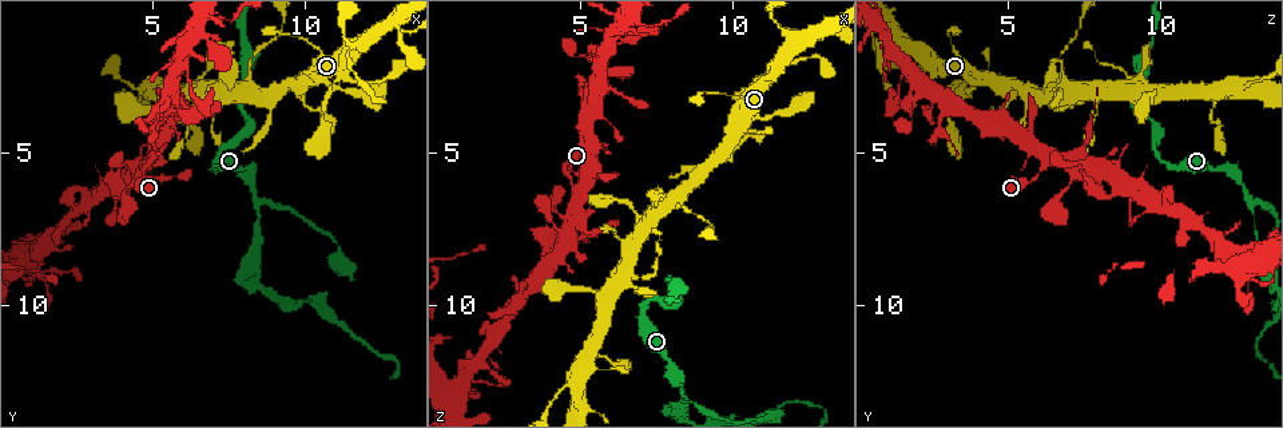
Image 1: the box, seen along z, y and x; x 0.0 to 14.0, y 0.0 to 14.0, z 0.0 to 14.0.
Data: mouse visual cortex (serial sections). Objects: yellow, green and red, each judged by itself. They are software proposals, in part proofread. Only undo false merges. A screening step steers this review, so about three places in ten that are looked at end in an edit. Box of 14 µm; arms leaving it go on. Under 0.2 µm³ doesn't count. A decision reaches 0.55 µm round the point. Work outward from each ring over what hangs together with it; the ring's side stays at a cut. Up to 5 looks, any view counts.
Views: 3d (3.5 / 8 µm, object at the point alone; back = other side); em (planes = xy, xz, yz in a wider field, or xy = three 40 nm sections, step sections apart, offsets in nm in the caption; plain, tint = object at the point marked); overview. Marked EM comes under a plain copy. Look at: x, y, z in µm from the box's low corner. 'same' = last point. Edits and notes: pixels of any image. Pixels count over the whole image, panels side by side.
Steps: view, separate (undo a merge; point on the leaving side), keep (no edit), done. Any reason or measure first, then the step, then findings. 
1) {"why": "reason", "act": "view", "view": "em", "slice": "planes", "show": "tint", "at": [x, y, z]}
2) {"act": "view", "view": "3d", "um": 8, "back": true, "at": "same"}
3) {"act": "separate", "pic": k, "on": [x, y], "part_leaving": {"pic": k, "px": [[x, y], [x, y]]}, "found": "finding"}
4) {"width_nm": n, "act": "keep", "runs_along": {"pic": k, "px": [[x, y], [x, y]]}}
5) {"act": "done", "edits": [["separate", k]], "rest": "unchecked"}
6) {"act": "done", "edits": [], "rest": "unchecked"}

{"why": "thin neck", "act": "view", "view": "3d", "um": 3.5, "at": [8.3, 1.9, 6.7]}

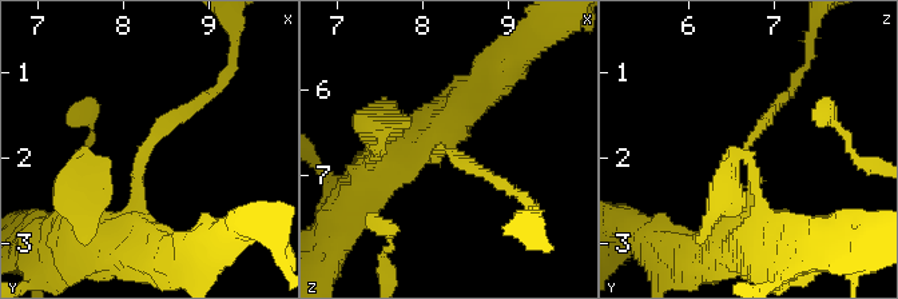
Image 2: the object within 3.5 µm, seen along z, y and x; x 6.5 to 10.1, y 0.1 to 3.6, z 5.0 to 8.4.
{"arm_widths_nm": [150, 200], "why": "need the tissue", "act": "view", "view": "em", "slice": "xy", "step": 5, "show": "tint", "at": [8.30, 1.85, 6.70]}

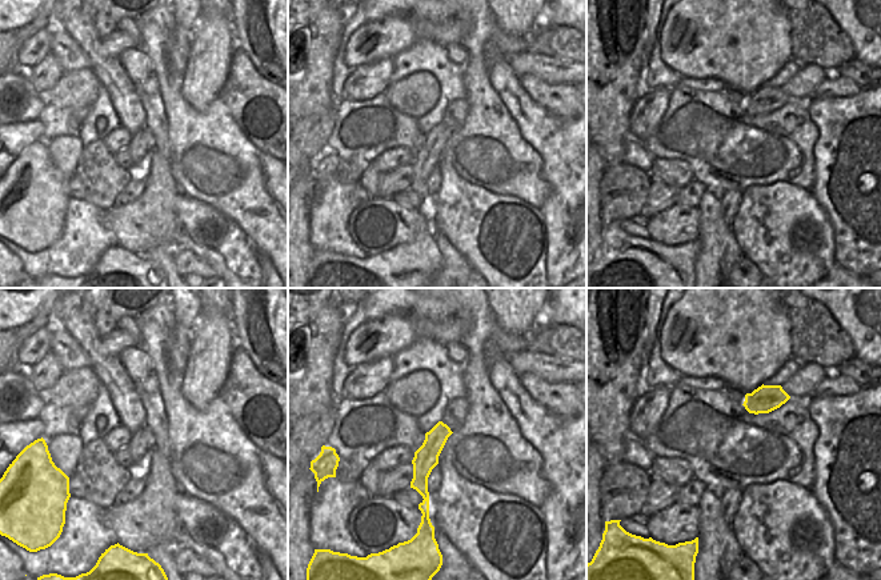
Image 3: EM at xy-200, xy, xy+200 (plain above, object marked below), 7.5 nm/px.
{"act": "keep", "runs_along": {"pic": 3, "px": [[440, 426], [423, 463], [423, 506]]}, "found": "one cell here"}

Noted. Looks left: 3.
{"why": "thin neck", "act": "view", "view": "3d", "um": 3.5, "at": [10.9, 2.8, 2.4]}

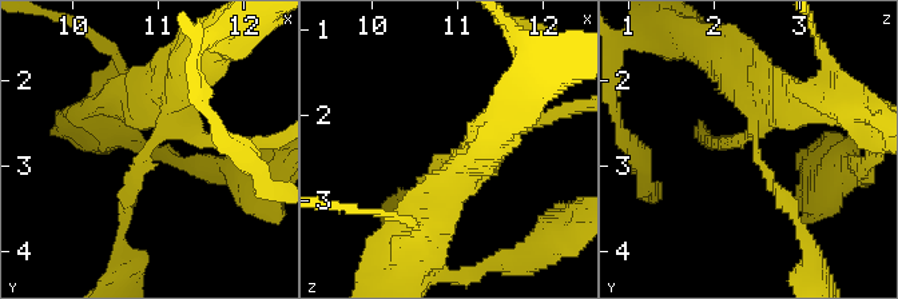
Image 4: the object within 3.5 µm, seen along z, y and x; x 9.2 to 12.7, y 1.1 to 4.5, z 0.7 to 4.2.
{"act": "view", "view": "em", "slice": "xy", "step": 5, "show": "tint", "at": [10.90, 2.80, 2.45]}

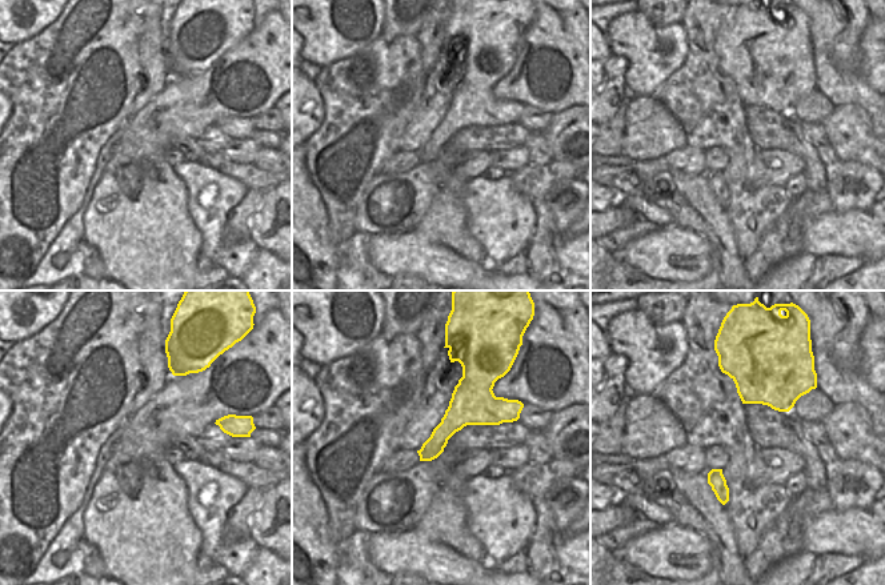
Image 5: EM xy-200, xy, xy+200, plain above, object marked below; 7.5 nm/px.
{"act": "keep", "found": "one cell here"}

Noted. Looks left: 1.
{"act": "done", "edits": [], "rest": "unchecked"}

